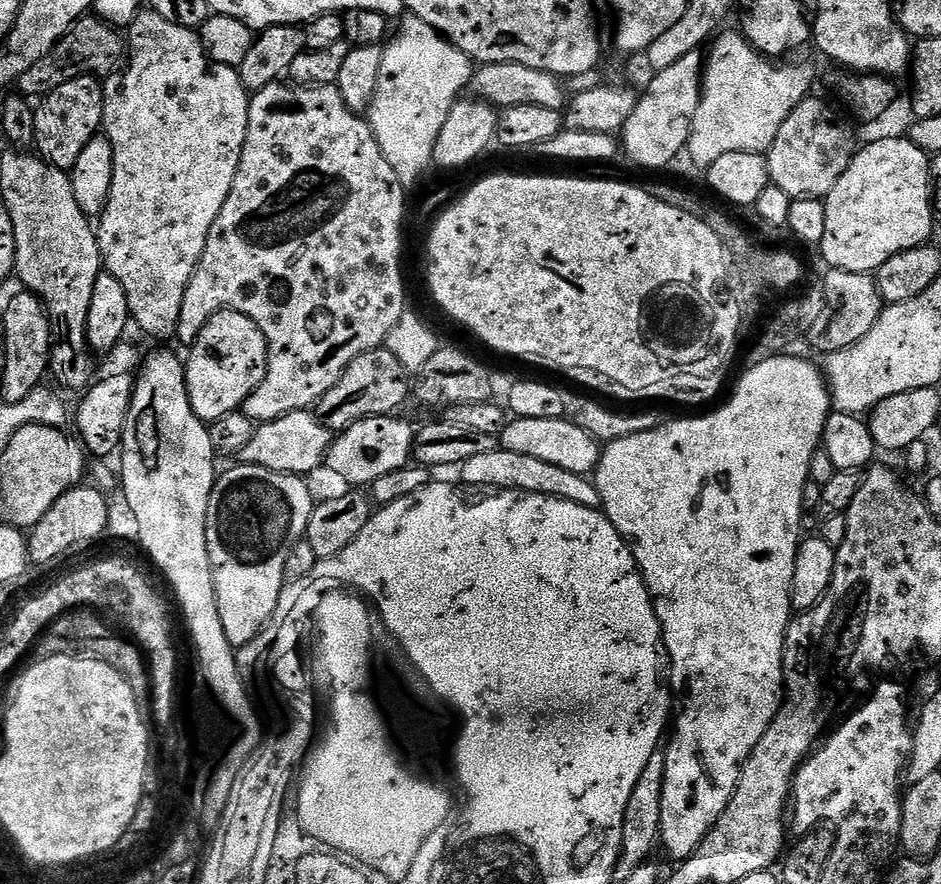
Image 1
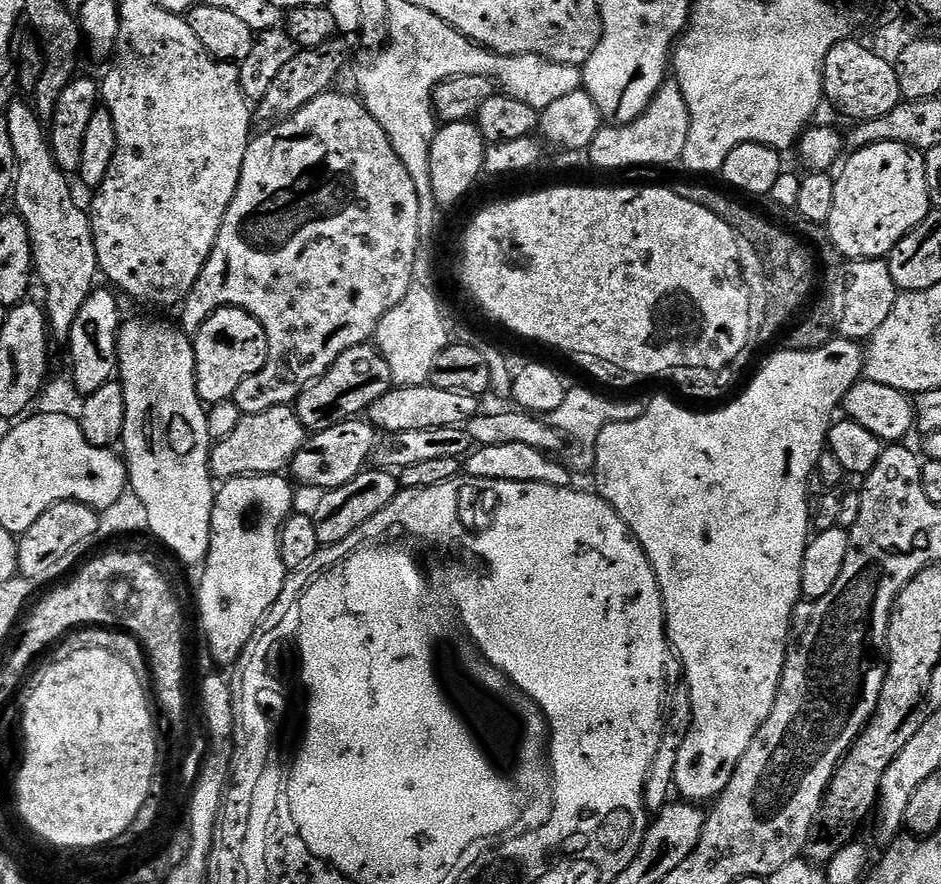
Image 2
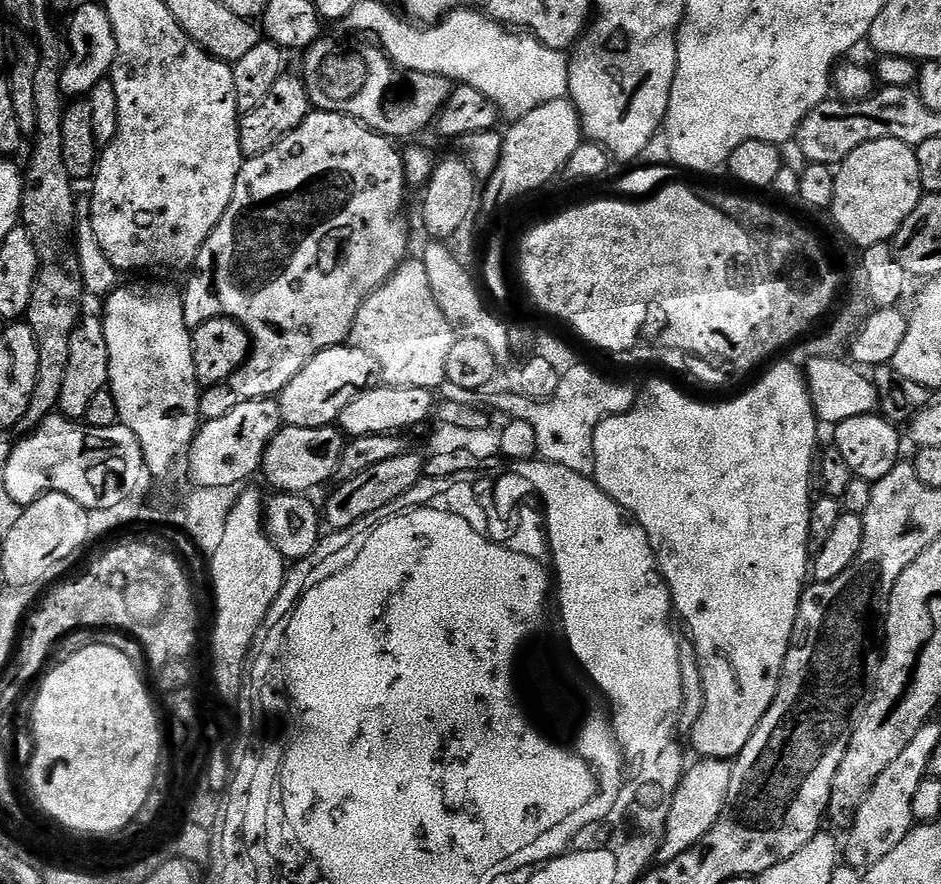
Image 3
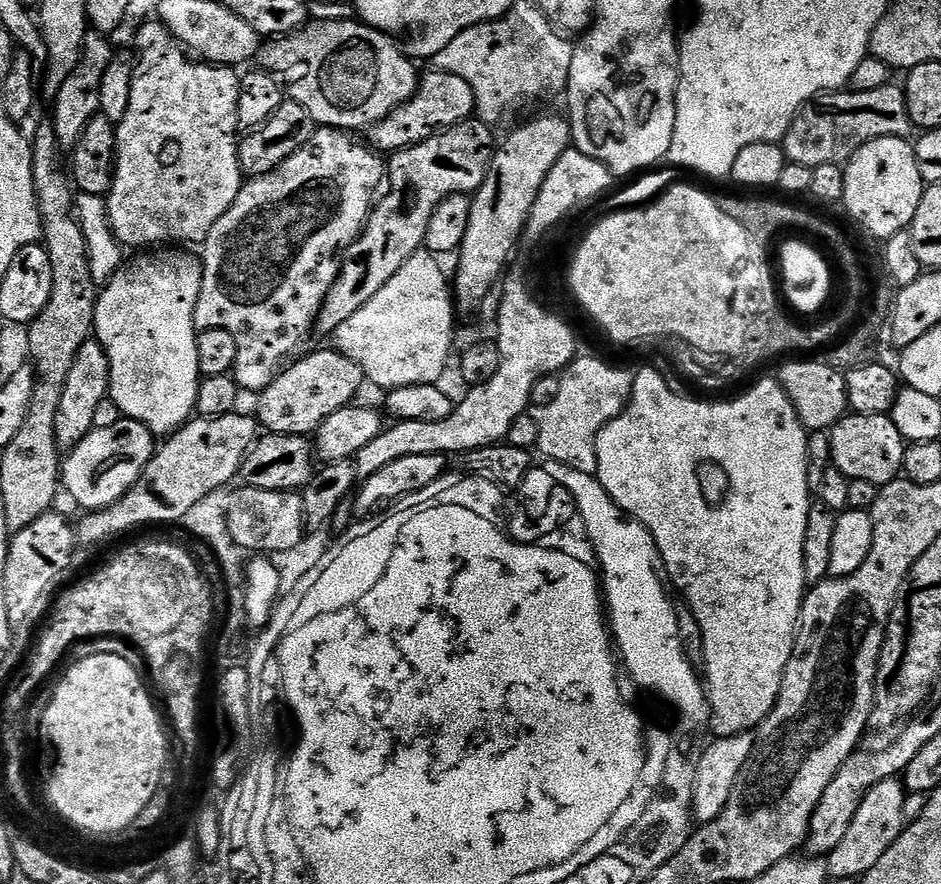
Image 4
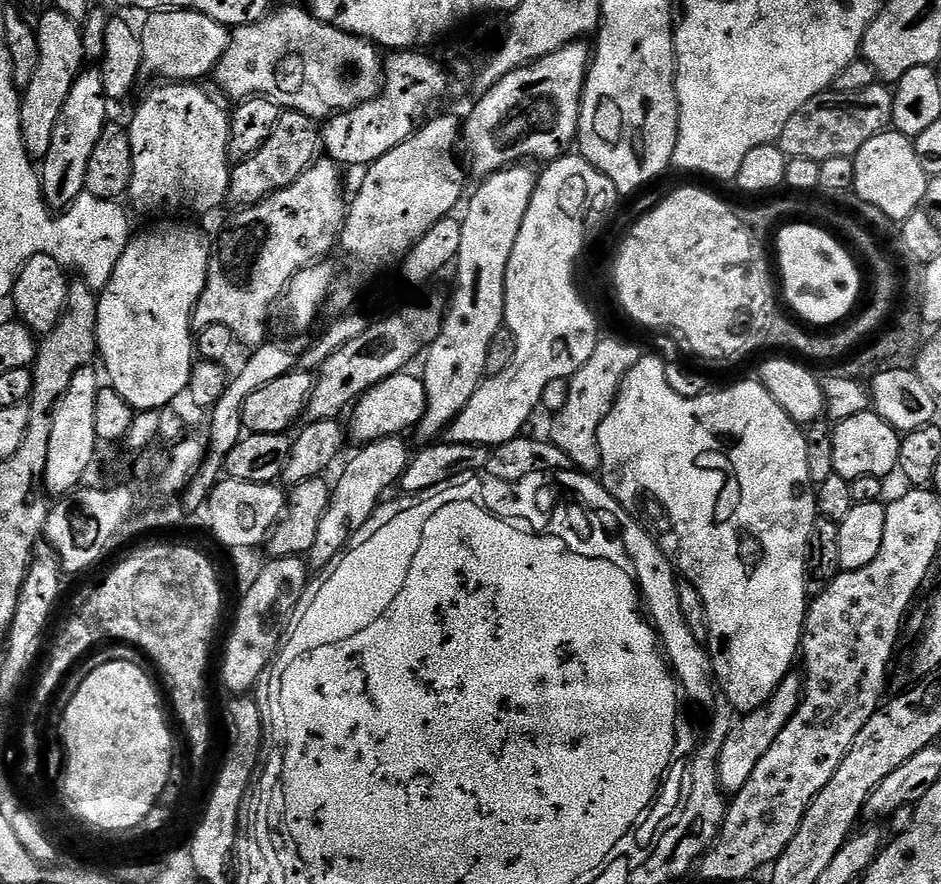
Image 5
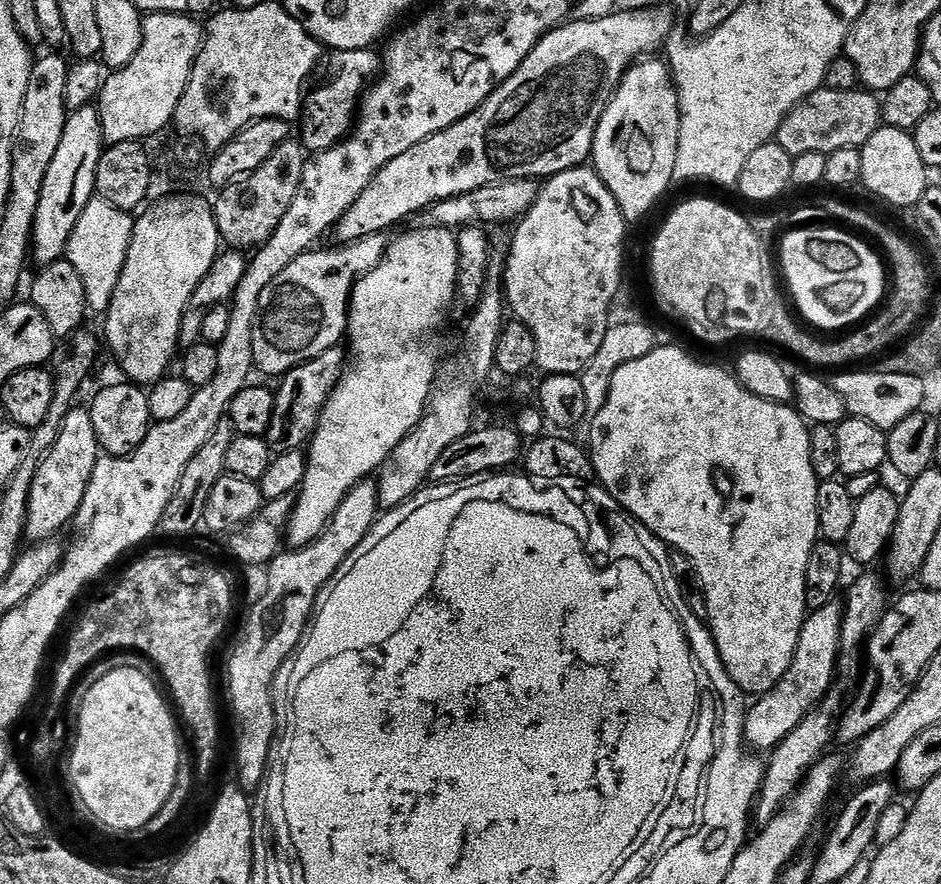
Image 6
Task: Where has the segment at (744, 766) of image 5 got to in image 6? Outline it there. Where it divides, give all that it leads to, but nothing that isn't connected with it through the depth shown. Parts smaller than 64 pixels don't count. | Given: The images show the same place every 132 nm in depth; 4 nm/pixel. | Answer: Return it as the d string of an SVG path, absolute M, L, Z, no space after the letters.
M836 602L809 611L805 615L804 625L798 634L798 646L790 662L790 670L786 670L786 674L778 678L778 682L769 692L755 697L756 705L745 711L744 742L749 749L760 754L771 753L772 749L788 737L790 730L794 730L802 722L802 718L806 718L806 714L834 687L840 658L841 615L841 605Z

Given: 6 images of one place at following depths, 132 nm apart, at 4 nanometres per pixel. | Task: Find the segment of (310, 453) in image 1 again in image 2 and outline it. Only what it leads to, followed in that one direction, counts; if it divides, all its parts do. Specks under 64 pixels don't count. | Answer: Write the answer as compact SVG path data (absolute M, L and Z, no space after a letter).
M292 406L271 408L262 414L241 415L230 438L215 441L210 453L212 475L217 481L233 480L236 476L275 476L283 473L302 450L306 429Z

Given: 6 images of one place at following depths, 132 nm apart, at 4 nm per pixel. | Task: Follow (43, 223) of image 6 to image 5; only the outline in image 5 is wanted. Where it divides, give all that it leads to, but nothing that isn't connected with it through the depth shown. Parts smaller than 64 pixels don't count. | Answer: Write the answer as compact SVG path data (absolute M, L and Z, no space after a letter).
M85 67L74 86L70 86L58 126L54 126L54 142L50 142L50 150L43 156L39 169L40 185L44 188L42 200L49 209L70 207L85 191L86 166L90 166L90 154L94 154L94 146L98 146L98 138L102 138L102 130L110 123L108 107L110 101L102 86L99 67Z

